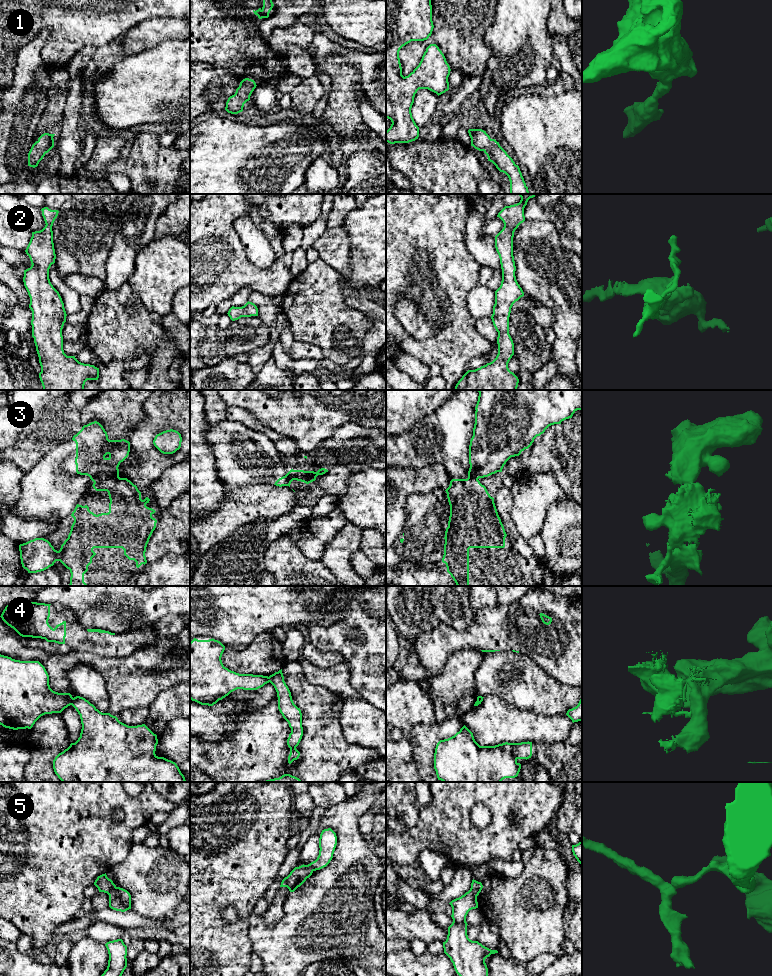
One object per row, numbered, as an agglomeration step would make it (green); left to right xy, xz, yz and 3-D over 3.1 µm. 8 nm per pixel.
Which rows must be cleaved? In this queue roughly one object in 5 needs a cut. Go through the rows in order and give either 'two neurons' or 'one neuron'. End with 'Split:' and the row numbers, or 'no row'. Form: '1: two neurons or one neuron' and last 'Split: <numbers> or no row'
1: one neuron
2: one neuron
3: two neurons
4: two neurons
5: two neurons
Split: 3, 4, 5

